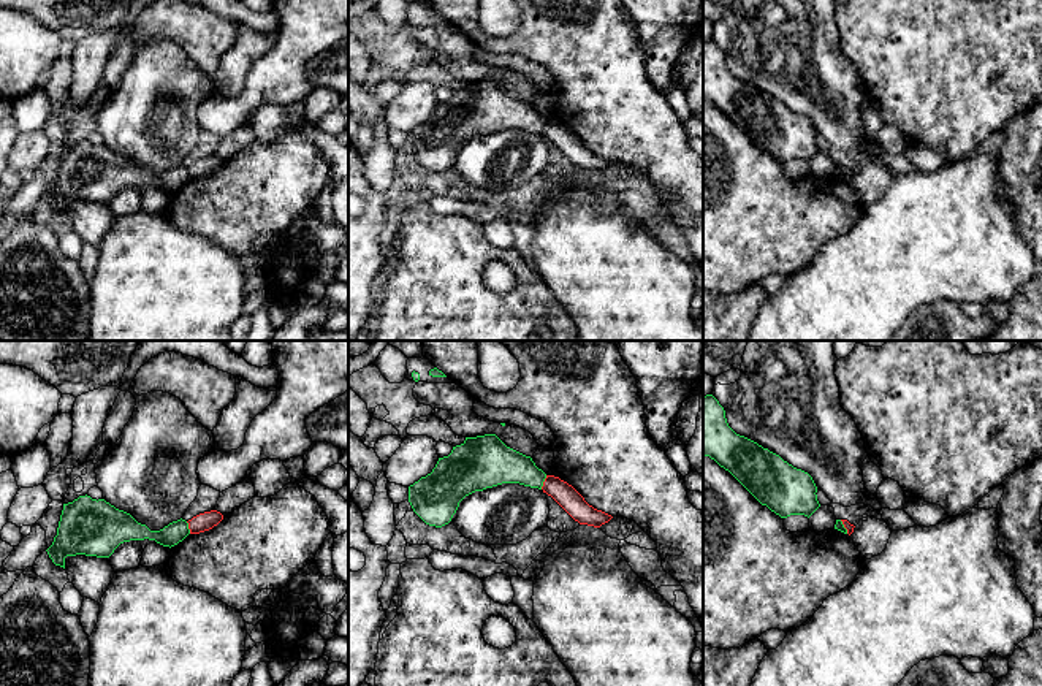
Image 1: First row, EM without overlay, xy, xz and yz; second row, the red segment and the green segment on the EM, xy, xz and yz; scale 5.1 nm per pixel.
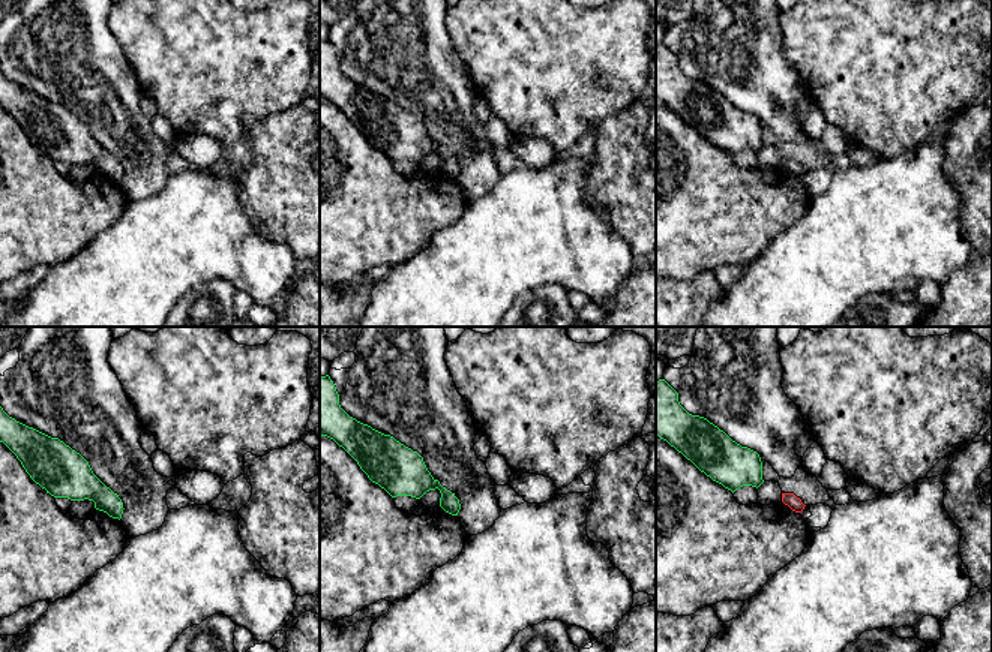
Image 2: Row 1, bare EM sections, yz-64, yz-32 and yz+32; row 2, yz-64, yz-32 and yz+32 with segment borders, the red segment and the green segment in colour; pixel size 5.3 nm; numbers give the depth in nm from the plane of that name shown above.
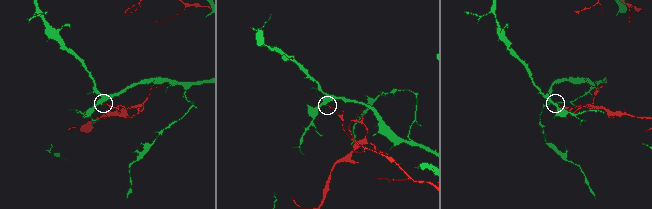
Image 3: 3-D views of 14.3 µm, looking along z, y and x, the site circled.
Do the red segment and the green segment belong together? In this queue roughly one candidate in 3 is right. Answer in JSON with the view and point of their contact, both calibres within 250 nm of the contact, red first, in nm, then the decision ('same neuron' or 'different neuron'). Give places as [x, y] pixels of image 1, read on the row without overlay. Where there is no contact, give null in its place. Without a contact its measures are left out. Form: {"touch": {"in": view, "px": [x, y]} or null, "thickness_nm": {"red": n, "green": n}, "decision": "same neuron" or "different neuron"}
{"touch": {"in": "xz", "px": [543, 127]}, "thickness_nm": {"red": 110, "green": 200}, "decision": "different neuron"}

